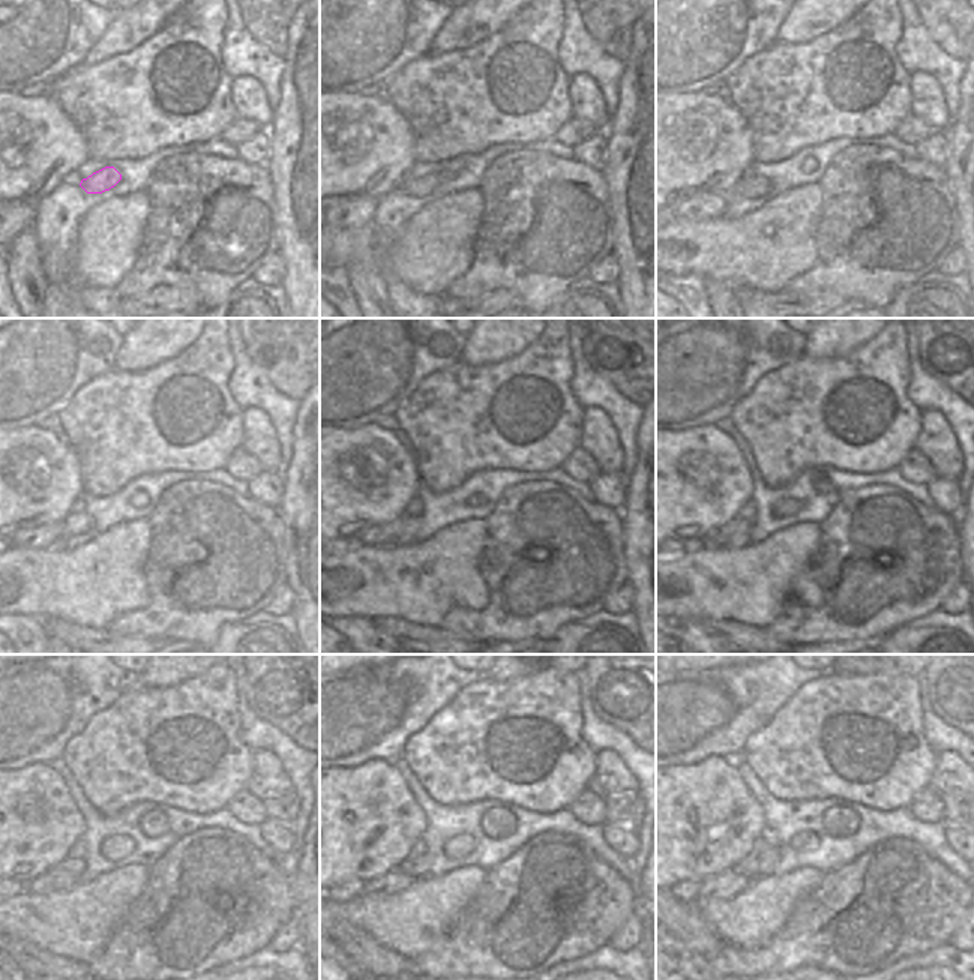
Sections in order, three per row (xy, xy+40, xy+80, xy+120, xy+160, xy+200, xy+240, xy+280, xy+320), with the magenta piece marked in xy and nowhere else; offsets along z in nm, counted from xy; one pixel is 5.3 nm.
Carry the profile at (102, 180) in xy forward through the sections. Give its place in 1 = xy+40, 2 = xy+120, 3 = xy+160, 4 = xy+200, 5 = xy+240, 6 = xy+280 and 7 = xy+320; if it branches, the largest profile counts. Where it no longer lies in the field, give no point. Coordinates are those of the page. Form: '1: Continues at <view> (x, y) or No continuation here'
1: Continues at xy+40 (416, 186)
2: Continues at xy+120 (77, 524)
3: Continues at xy+160 (411, 524)
4: Continues at xy+200 (739, 541)
5: Continues at xy+240 (56, 880)
6: Continues at xy+280 (393, 881)
7: Continues at xy+320 (727, 884)

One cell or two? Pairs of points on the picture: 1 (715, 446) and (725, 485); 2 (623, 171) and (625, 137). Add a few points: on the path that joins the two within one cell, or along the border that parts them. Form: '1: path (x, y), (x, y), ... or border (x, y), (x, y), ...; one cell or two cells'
1: path (718, 455), (725, 468), (725, 476); one cell
2: path (623, 162), (622, 150), (625, 146); one cell

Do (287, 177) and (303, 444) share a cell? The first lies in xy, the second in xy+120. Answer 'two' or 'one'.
one

